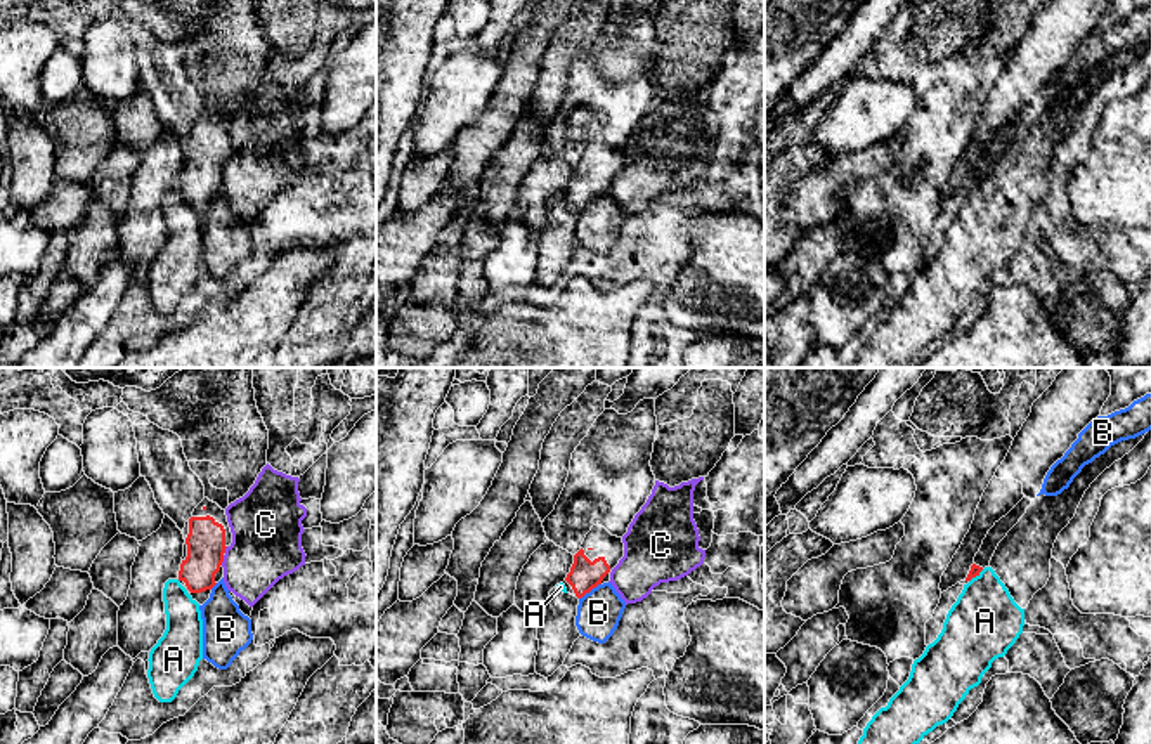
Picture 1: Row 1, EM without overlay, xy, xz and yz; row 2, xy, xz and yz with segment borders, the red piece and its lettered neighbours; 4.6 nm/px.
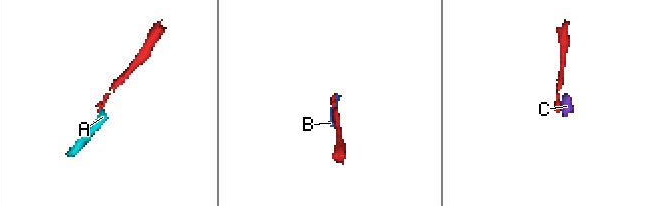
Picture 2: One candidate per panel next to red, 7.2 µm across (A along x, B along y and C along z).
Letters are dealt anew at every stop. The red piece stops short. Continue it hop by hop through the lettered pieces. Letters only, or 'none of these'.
none of these

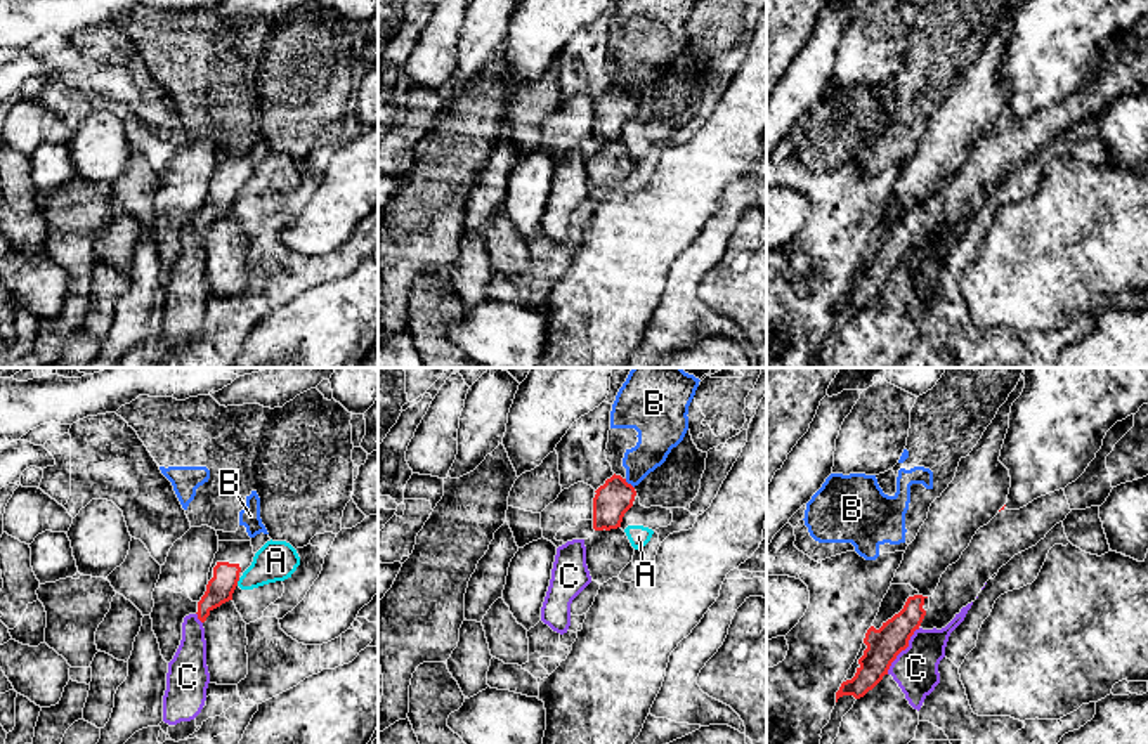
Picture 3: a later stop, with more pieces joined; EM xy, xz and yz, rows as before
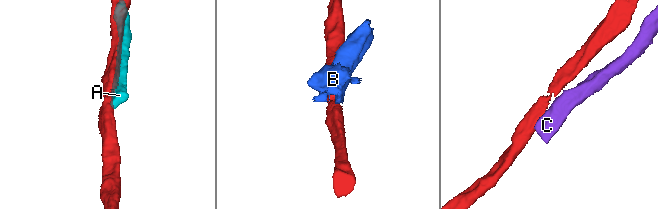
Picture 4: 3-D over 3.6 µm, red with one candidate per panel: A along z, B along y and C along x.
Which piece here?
none of these

